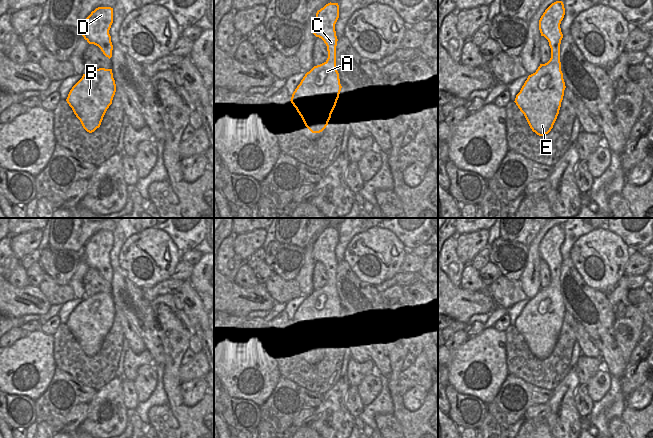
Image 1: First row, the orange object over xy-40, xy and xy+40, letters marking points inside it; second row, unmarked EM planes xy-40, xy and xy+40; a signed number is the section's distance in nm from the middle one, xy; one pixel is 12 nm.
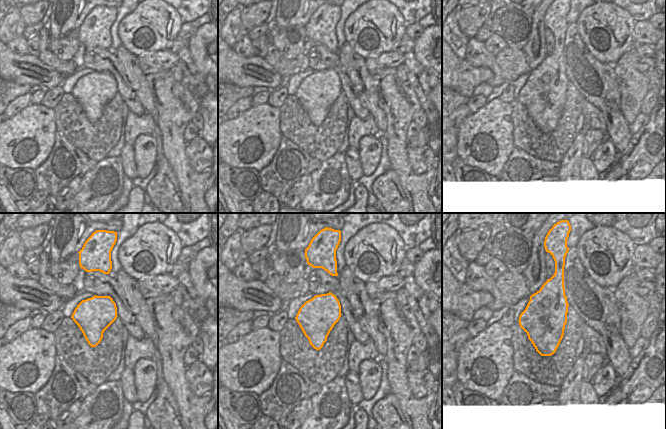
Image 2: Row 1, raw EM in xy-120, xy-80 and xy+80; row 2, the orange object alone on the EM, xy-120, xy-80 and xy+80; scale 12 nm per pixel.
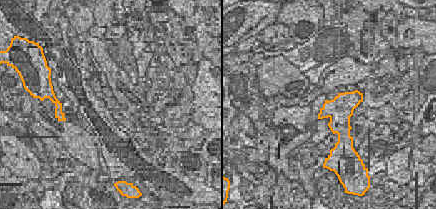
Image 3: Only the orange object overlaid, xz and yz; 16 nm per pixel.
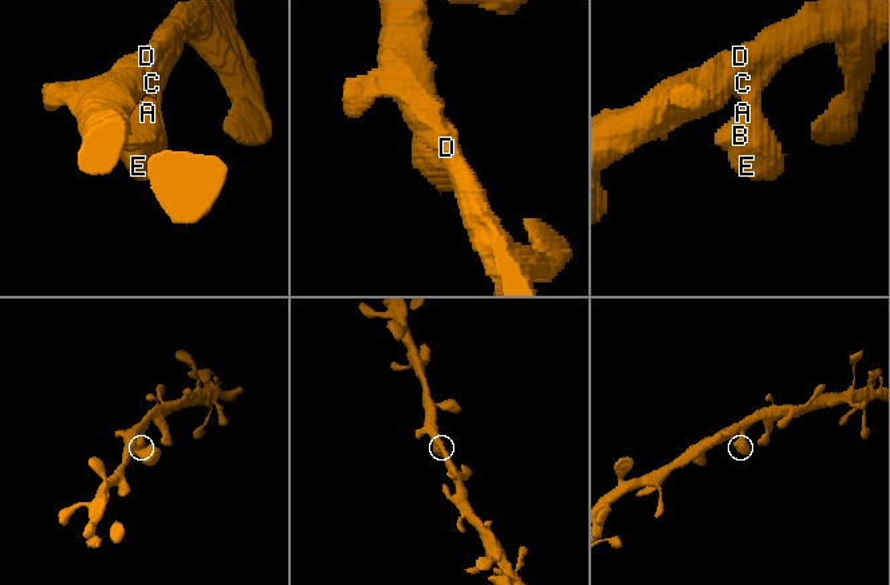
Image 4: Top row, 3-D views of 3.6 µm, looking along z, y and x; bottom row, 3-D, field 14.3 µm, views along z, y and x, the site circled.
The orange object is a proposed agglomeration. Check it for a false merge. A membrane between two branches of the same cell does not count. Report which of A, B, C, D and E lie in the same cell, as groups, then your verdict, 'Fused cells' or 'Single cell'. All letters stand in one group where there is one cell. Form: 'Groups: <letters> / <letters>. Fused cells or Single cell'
Groups: A B C D E. Single cell.

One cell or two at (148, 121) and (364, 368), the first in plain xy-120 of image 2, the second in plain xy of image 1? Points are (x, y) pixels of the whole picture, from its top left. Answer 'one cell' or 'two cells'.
one cell

